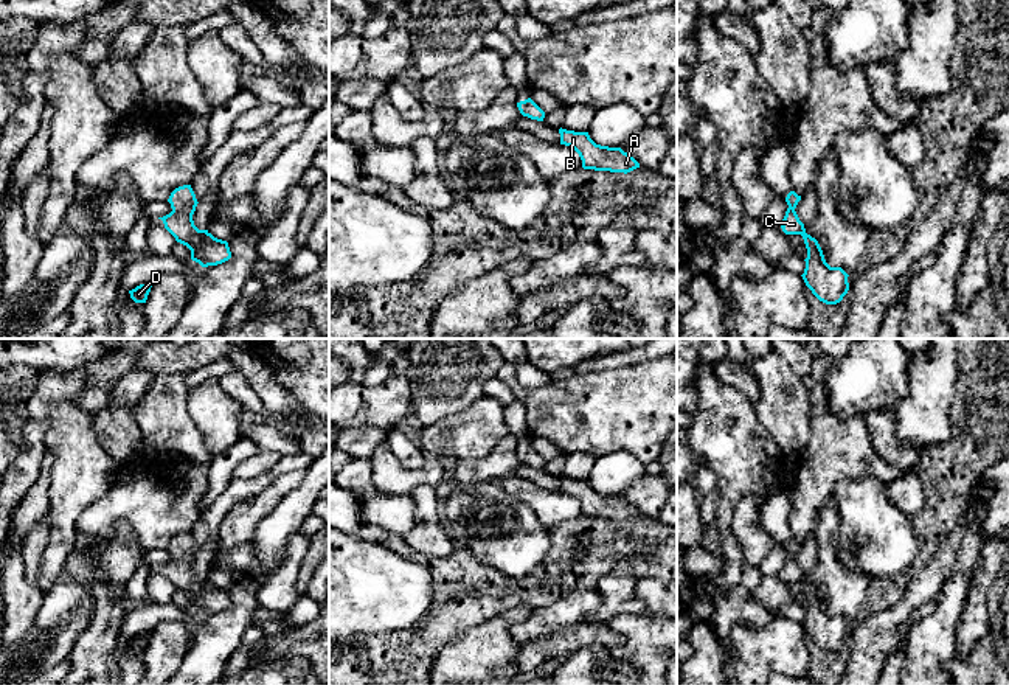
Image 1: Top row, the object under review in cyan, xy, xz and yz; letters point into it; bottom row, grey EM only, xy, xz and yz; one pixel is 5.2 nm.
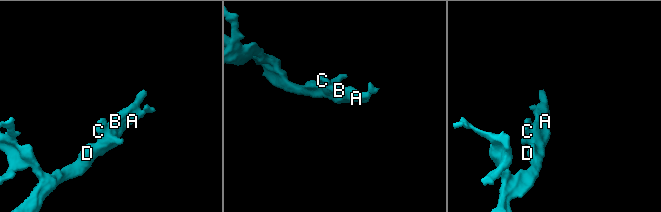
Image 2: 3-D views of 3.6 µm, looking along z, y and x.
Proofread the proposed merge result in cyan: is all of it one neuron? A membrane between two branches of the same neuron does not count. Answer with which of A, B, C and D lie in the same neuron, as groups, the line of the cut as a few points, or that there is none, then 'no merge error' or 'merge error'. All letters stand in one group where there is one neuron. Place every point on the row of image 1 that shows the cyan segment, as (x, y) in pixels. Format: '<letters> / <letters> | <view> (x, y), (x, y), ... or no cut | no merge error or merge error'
A B C D | no cut | no merge error

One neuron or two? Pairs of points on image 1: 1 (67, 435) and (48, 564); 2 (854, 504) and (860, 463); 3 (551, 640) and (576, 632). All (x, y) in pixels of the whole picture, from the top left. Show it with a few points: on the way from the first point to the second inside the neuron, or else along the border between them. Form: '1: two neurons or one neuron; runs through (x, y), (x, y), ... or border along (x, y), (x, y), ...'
1: one neuron; runs through (67, 468), (64, 532)
2: two neurons; border along (885, 486), (873, 477), (843, 477), (831, 502)
3: one neuron; runs through (558, 640), (570, 639)

